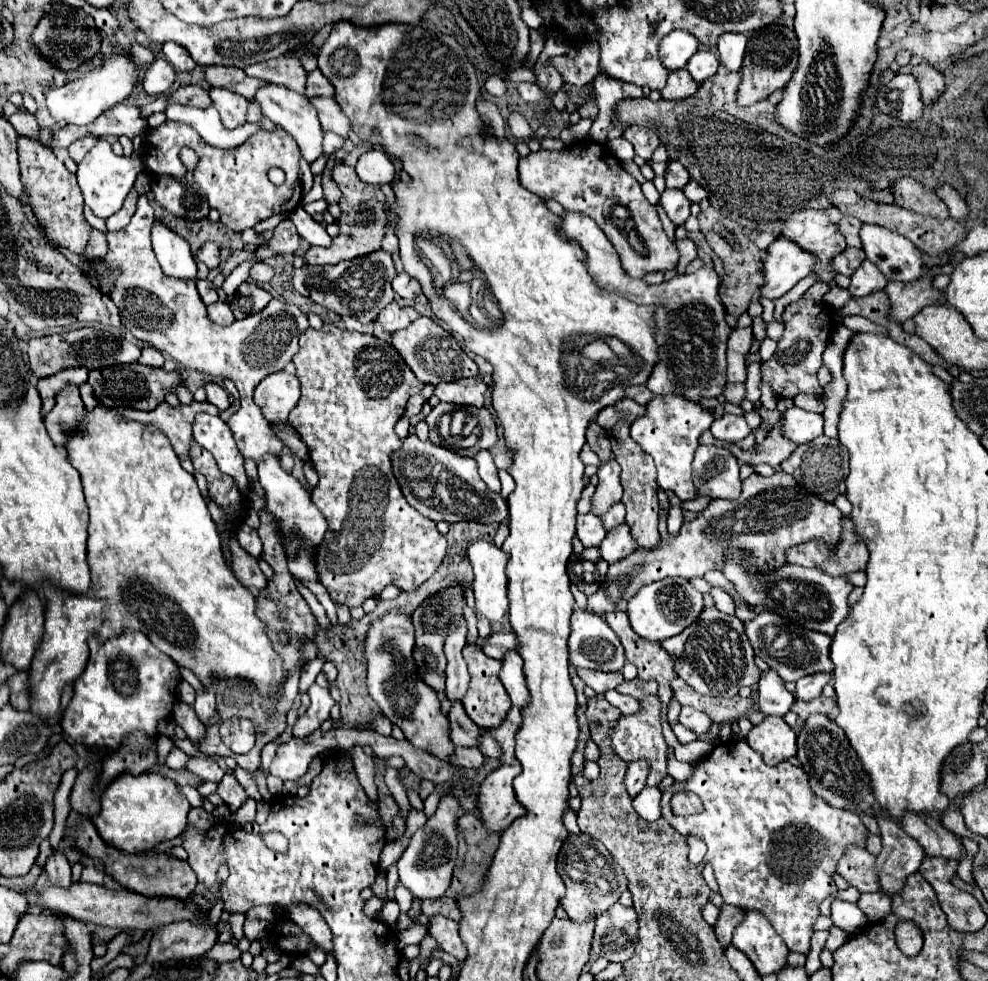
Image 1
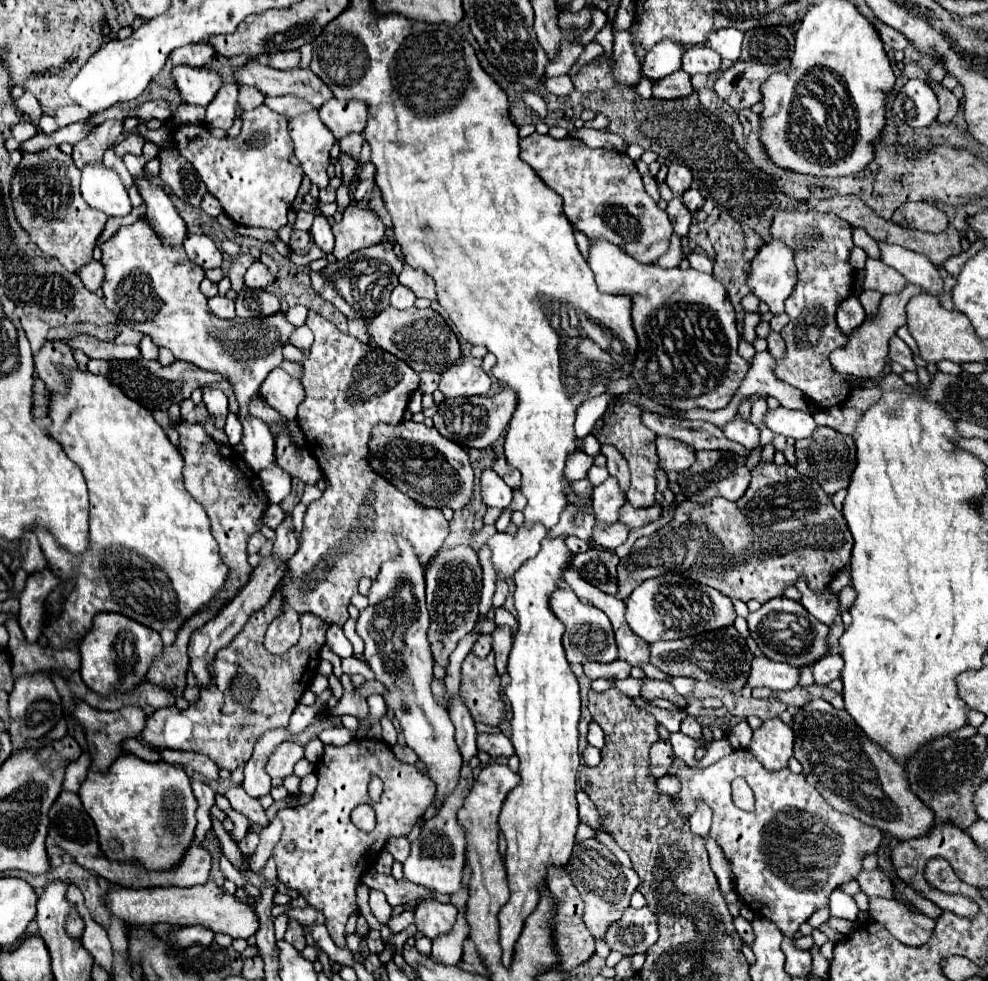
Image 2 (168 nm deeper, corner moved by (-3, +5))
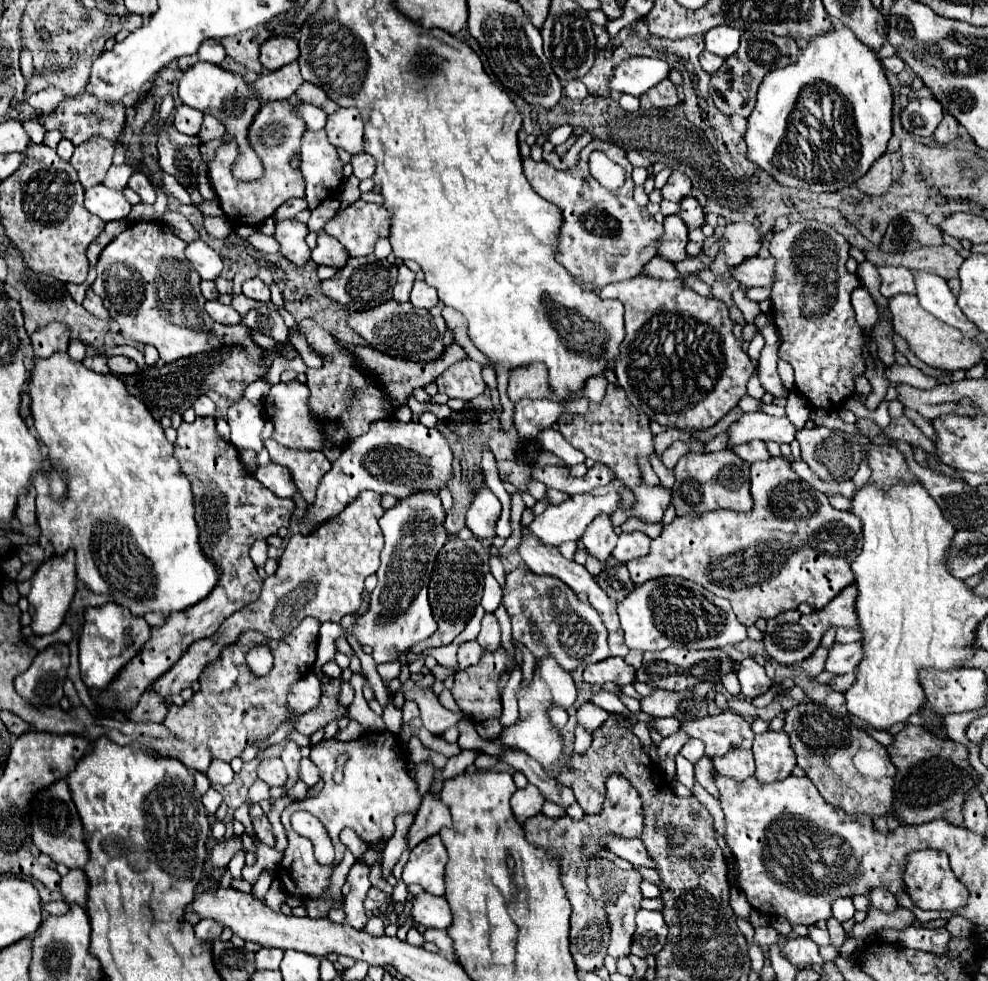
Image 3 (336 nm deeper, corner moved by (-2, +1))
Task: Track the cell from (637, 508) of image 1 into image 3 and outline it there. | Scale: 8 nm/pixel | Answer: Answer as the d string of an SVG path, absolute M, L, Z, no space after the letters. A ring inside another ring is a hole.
M608 383L604 399L600 403L590 403L590 411L586 415L562 415L558 425L560 433L574 449L580 449L586 457L608 465L614 475L626 483L626 487L634 489L638 483L642 483L636 457L650 457L654 451L650 421L644 413L628 403L622 387Z

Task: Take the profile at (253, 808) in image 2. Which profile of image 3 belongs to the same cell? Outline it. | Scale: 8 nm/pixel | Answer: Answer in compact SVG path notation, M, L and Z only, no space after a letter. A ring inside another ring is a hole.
M262 817L262 819L254 821L254 831L256 831L256 835L260 837L260 841L262 841L262 843L266 843L266 845L270 845L270 847L274 847L274 845L276 845L276 837L274 837L272 827L270 827L270 823L268 823L268 819L266 819L266 817Z

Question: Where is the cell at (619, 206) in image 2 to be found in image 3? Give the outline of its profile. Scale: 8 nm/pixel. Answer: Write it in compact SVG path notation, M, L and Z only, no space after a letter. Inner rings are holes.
M594 139L590 145L582 149L578 165L568 171L554 171L554 167L544 161L524 159L524 173L534 191L546 201L554 203L564 217L558 233L556 259L558 263L562 263L562 267L566 267L566 271L570 271L570 275L574 275L574 279L578 279L578 285L588 291L636 277L642 271L642 267L656 255L658 239L664 233L664 227L654 221L646 207L640 207L634 201L632 169L634 167L628 161L624 149L598 139ZM594 149L606 153L614 163L626 169L626 183L622 189L608 191L592 179L588 171L588 157Z

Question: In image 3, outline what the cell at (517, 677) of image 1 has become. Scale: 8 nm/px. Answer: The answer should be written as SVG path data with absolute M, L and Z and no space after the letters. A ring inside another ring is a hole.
M484 613L482 617L482 629L476 637L480 647L484 651L496 651L500 647L500 625L494 617L494 613Z

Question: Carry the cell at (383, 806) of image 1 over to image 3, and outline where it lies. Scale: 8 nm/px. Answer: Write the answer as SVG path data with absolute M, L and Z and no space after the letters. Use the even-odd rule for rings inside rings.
M406 700L402 708L402 722L407 723L419 717L420 711L417 704L412 700Z

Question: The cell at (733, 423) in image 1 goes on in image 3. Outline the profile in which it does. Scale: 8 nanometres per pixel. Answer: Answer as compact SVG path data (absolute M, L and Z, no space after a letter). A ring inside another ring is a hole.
M750 441L750 443L738 445L738 447L734 447L734 453L736 453L740 459L744 459L746 463L756 463L756 461L766 461L766 459L770 459L770 453L768 453L764 441Z

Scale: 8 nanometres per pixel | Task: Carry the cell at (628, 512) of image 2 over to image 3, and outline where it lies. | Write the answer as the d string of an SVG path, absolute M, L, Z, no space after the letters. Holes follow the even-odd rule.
M640 483L634 489L634 495L636 495L634 515L646 523L660 523L666 507L672 501L672 491L662 485L650 487L646 483Z

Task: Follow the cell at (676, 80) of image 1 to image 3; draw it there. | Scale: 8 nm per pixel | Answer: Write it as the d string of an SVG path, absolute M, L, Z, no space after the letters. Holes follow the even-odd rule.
M664 79L662 83L658 83L658 87L652 87L650 91L646 91L640 97L640 105L644 109L666 109L666 107L674 107L678 105L678 93L676 93L676 85L672 85L668 79Z

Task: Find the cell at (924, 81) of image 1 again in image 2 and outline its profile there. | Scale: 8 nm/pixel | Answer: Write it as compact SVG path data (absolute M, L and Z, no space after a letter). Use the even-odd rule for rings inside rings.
M929 79L929 85L933 87L933 91L935 91L937 99L939 99L939 115L937 115L937 121L939 123L949 123L955 117L955 111L959 107L959 99L951 93L951 89L943 87L939 81Z

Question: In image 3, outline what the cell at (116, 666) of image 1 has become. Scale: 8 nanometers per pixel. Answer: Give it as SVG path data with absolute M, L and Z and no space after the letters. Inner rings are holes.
M106 603L98 609L88 607L84 611L84 625L80 637L80 677L88 687L108 687L116 677L118 669L122 669L150 637L150 625L144 617L130 615L126 607L118 607L118 603Z

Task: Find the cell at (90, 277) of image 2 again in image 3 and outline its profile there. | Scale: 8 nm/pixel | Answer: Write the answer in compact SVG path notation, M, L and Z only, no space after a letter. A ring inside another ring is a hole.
M88 289L88 291L86 291L86 299L84 299L82 307L84 307L88 313L96 315L98 319L104 319L104 321L106 321L106 319L110 319L110 317L108 317L106 307L102 305L102 299L100 299L92 289Z

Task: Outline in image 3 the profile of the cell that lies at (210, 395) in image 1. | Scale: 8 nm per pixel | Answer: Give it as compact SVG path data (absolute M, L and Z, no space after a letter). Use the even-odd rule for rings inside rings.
M202 395L194 403L194 411L196 411L196 415L214 415L214 403L206 395Z

